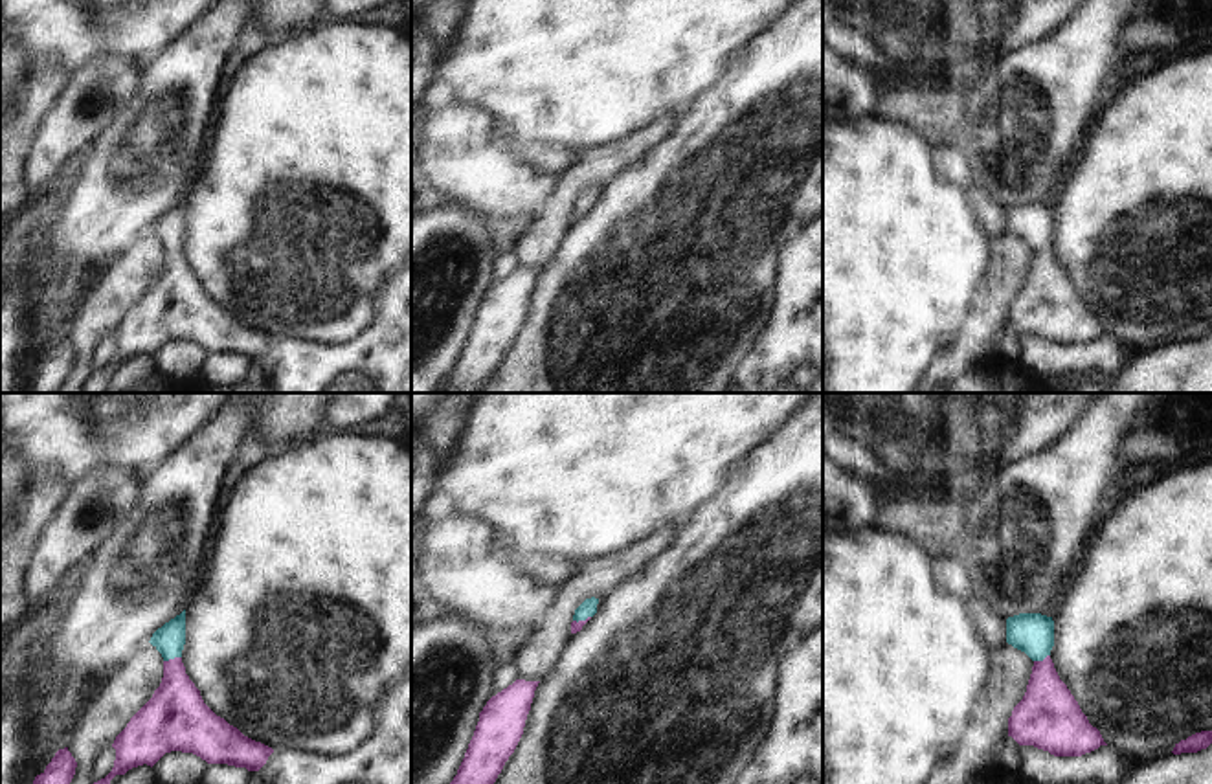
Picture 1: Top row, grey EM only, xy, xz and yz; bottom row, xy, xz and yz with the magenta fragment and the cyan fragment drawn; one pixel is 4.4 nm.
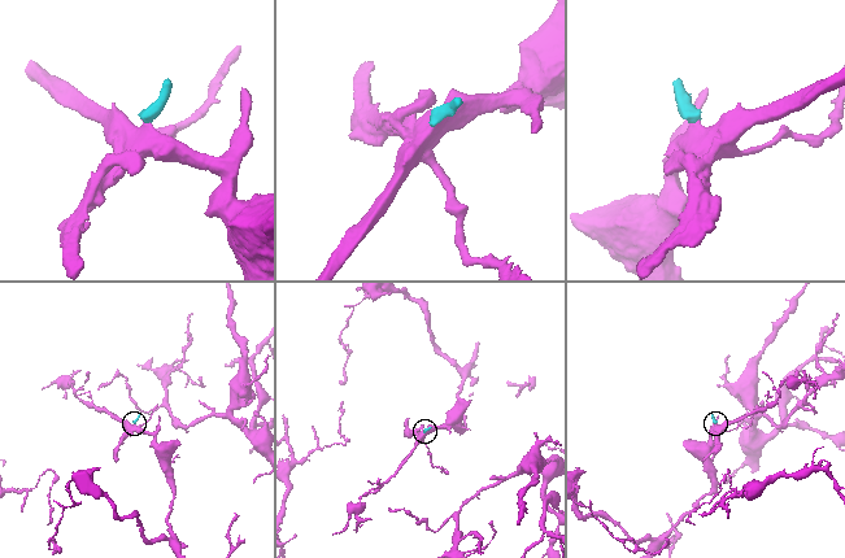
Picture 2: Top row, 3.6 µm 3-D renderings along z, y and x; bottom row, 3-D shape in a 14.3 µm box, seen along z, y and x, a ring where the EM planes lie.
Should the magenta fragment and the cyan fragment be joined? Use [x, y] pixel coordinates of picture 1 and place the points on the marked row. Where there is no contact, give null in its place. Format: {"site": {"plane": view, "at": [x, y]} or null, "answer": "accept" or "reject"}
{"site": {"plane": "xy", "at": [171, 660]}, "answer": "accept"}

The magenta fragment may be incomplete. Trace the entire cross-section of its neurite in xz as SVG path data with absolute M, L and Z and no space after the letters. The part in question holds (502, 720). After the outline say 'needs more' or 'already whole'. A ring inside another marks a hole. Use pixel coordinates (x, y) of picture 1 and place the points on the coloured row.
M516 679L487 701L465 758L450 784L496 782L523 734L538 683Z; already whole

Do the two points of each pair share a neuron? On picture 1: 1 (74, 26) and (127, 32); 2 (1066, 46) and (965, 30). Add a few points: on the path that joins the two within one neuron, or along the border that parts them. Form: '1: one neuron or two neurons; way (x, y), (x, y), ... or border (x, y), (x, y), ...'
1: one neuron; way (87, 30), (114, 32)
2: two neurons; border (1067, 19), (1040, 39), (1021, 44), (998, 61)

